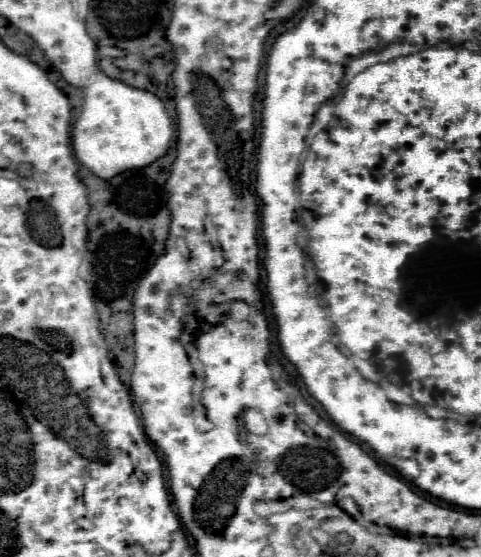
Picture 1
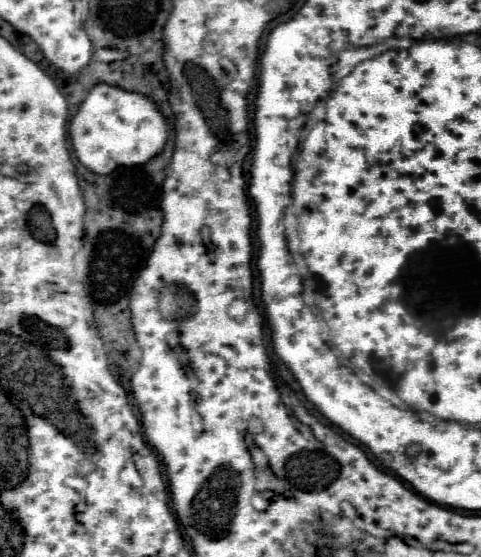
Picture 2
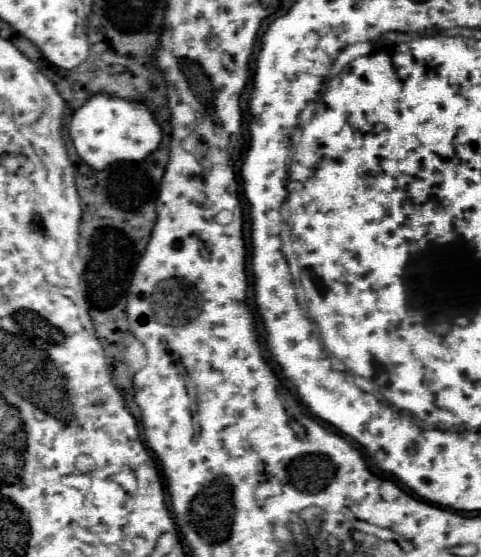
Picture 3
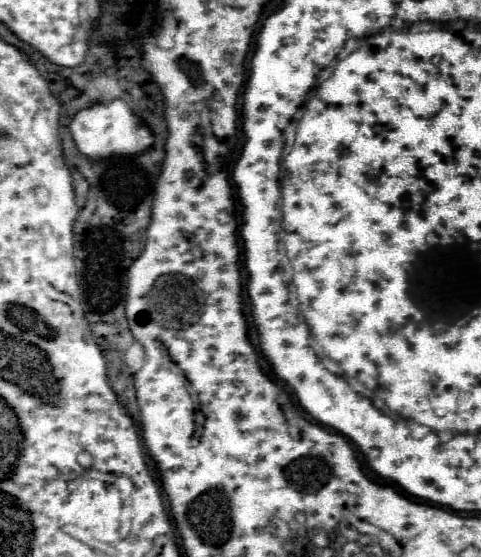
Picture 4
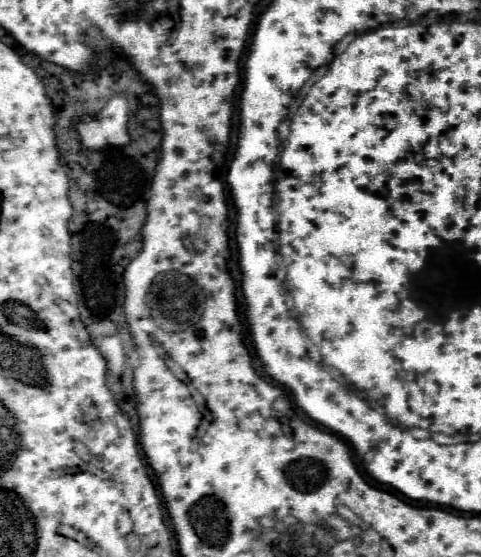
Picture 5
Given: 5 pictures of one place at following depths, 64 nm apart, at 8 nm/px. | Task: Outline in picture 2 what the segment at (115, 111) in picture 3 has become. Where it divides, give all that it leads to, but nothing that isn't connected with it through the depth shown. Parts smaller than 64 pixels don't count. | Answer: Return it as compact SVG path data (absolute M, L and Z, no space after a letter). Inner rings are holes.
M98 84L94 92L88 92L68 130L72 146L78 148L78 160L96 174L110 174L120 166L120 160L122 166L146 164L164 148L168 138L166 120L150 98L108 84Z

